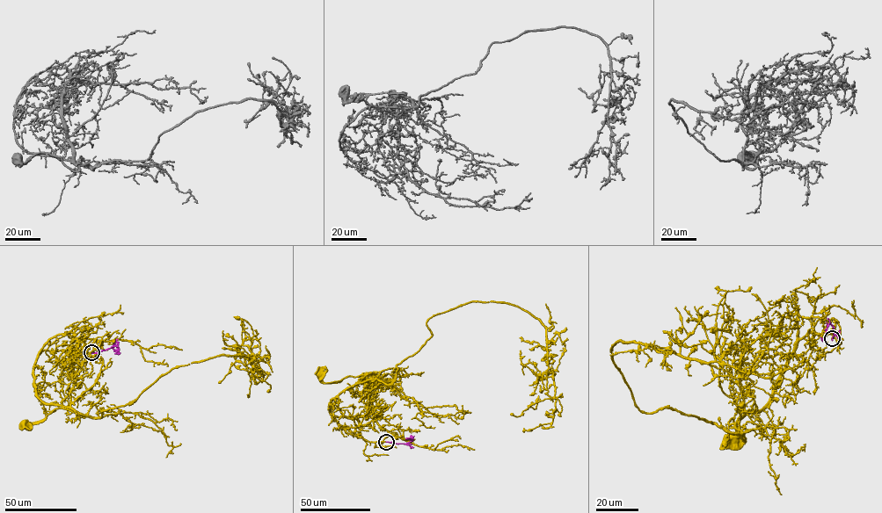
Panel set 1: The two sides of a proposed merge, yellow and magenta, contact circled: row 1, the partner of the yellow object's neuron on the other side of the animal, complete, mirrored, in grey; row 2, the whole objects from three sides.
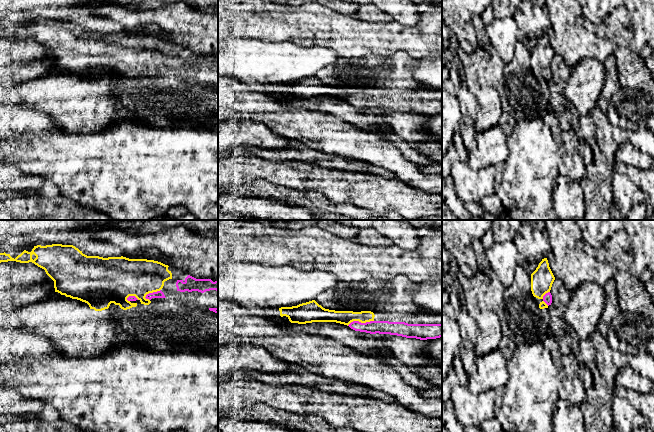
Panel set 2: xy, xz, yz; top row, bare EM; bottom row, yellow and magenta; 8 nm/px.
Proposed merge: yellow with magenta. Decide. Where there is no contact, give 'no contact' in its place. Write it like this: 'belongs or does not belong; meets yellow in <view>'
belongs; meets yellow in xz

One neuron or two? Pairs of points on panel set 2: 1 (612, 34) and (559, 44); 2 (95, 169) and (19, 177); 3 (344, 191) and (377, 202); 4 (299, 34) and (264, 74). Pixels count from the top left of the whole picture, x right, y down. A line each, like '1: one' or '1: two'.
1: two
2: two
3: one
4: two

